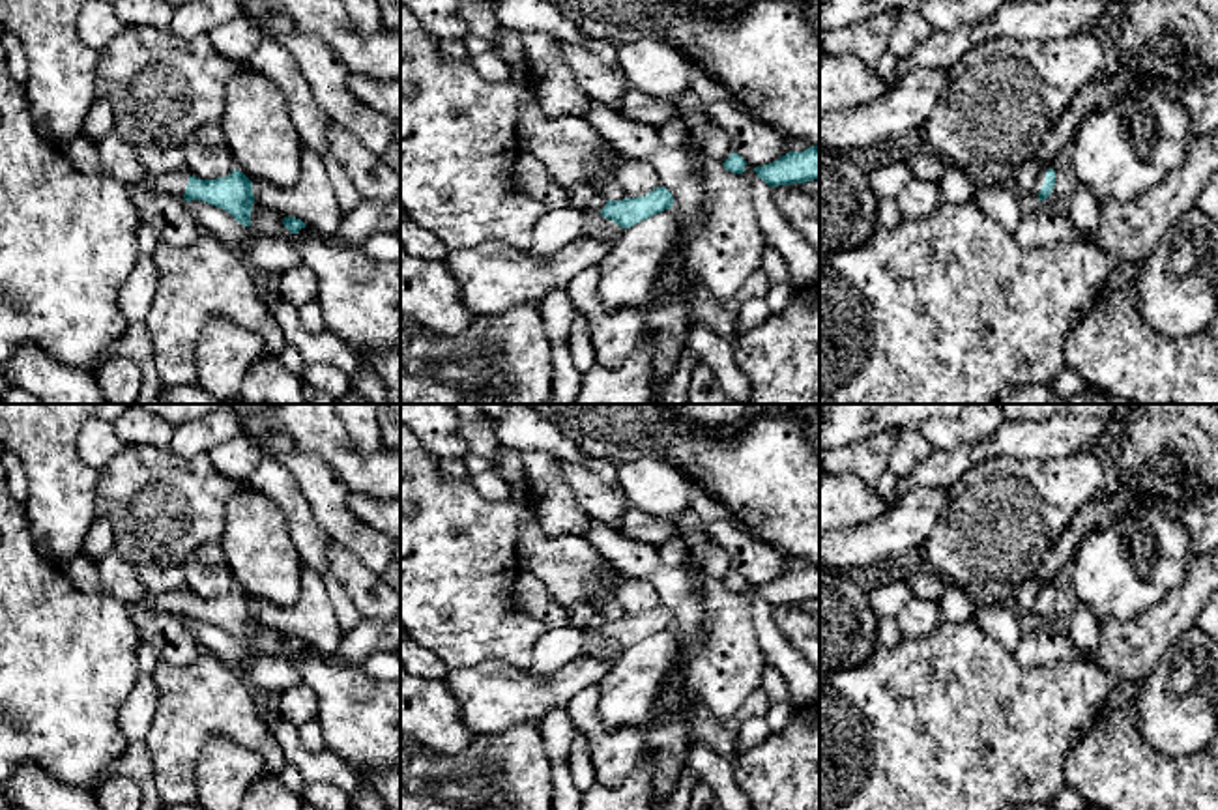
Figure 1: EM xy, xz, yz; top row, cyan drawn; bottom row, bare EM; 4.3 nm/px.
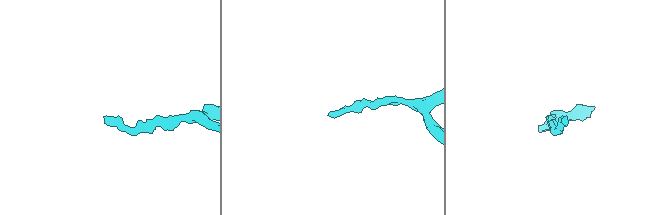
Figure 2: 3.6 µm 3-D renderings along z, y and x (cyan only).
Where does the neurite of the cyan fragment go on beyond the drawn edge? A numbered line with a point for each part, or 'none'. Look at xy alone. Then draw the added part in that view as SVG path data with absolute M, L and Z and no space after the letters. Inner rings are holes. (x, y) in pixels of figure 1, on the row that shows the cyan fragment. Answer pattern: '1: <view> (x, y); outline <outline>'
1: xy (118, 159); outline M114 133L99 138L95 146L103 163L103 172L122 185L148 185L155 195L183 198L191 176L189 172L152 176L138 163L133 148Z

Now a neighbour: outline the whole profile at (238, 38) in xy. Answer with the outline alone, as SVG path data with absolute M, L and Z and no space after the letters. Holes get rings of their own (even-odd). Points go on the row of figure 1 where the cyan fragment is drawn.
M238 15L210 34L211 45L238 62L249 62L264 37L266 32L245 15Z

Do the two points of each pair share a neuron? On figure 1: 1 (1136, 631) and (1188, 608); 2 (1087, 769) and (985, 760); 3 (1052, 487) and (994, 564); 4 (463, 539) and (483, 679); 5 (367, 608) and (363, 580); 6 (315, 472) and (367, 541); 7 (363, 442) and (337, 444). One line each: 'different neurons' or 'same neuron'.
1: same neuron
2: different neurons
3: same neuron
4: different neurons
5: same neuron
6: same neuron
7: different neurons

